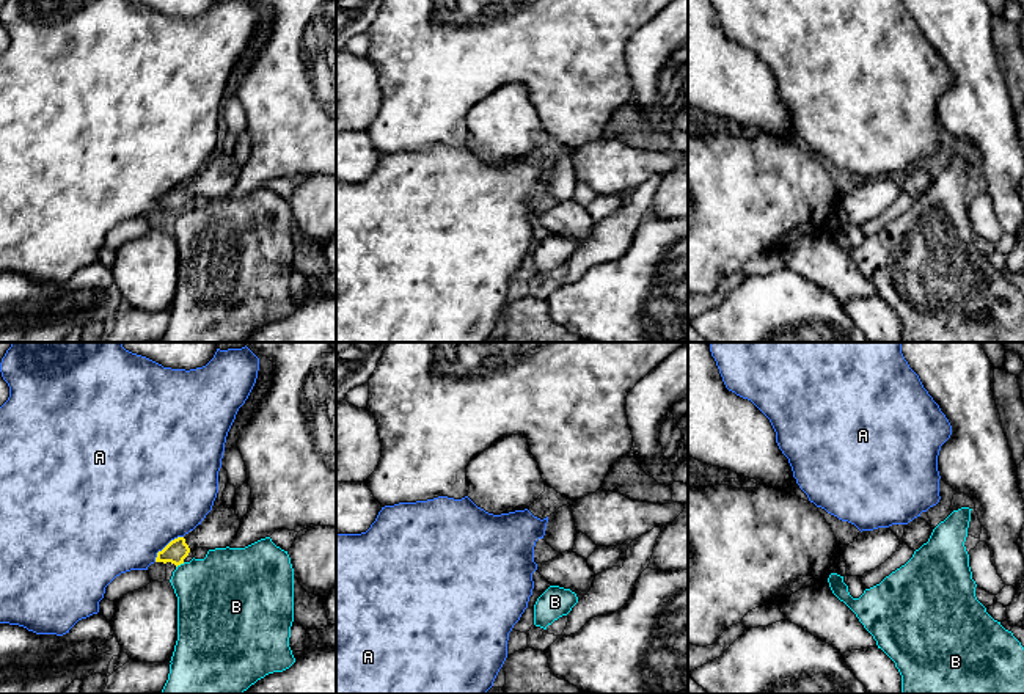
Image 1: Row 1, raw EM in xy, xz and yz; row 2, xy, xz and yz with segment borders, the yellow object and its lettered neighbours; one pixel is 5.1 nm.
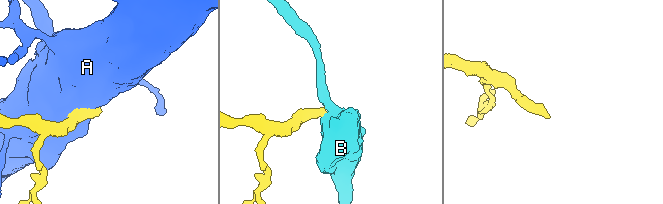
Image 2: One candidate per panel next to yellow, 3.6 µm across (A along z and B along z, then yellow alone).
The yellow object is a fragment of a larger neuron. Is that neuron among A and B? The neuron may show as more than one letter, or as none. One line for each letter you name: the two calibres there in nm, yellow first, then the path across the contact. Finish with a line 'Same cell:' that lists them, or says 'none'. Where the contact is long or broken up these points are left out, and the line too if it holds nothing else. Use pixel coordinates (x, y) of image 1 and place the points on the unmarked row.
Same cell: none

